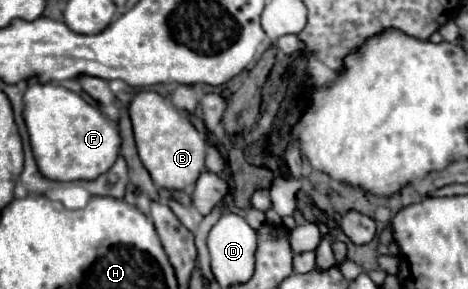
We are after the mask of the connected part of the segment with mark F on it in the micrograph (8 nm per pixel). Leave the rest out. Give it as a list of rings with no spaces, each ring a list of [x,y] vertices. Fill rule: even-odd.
[[[37,76],[29,78],[23,96],[25,124],[31,138],[33,156],[37,166],[49,180],[93,180],[101,172],[107,172],[121,152],[119,130],[77,92],[63,86],[43,84]]]

